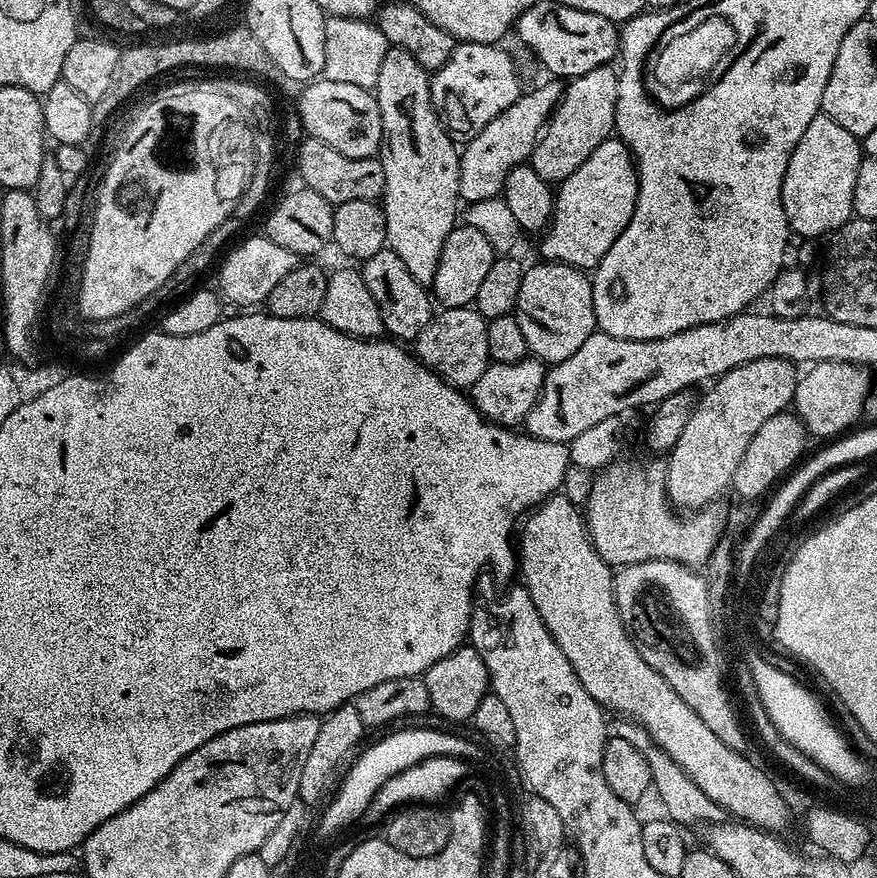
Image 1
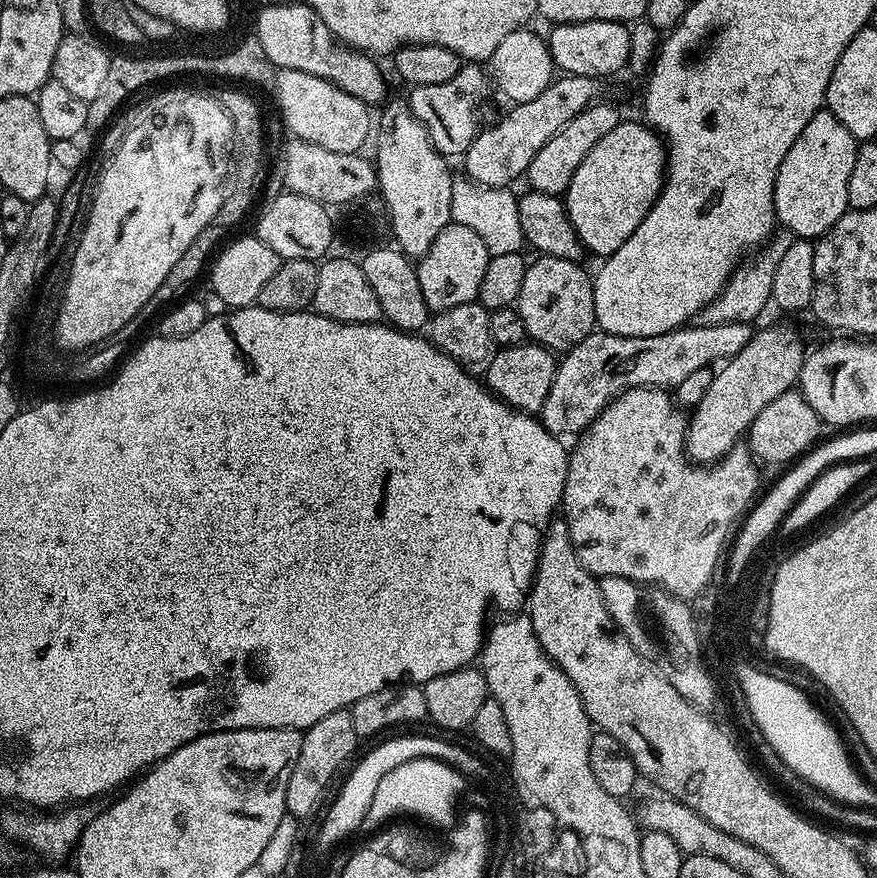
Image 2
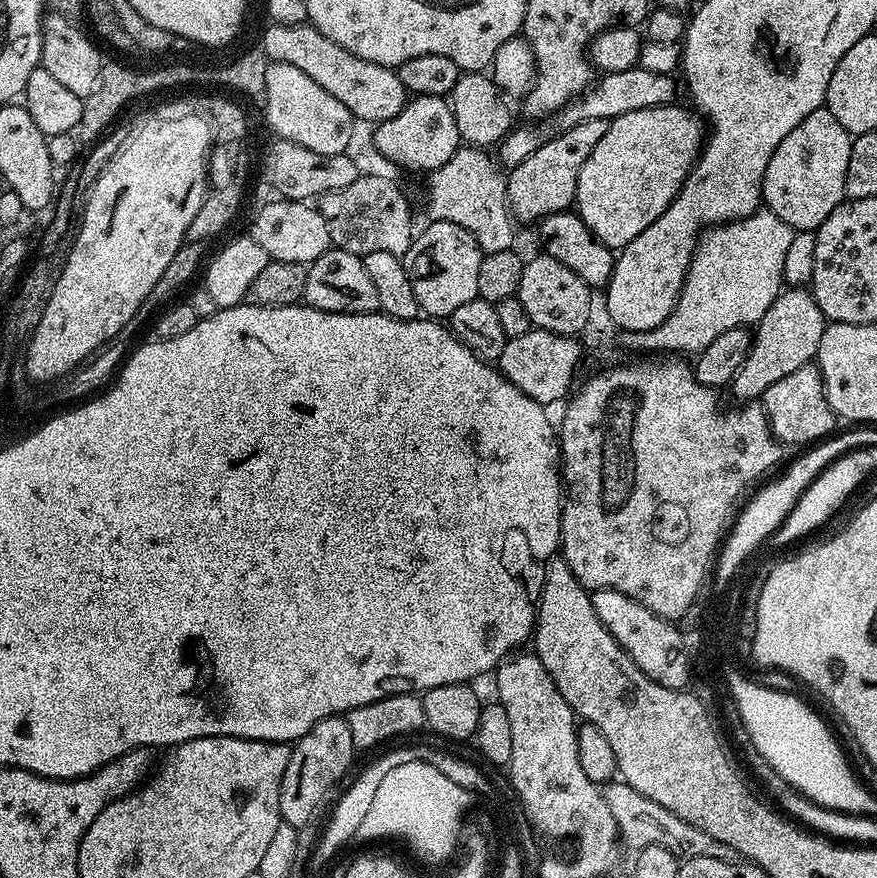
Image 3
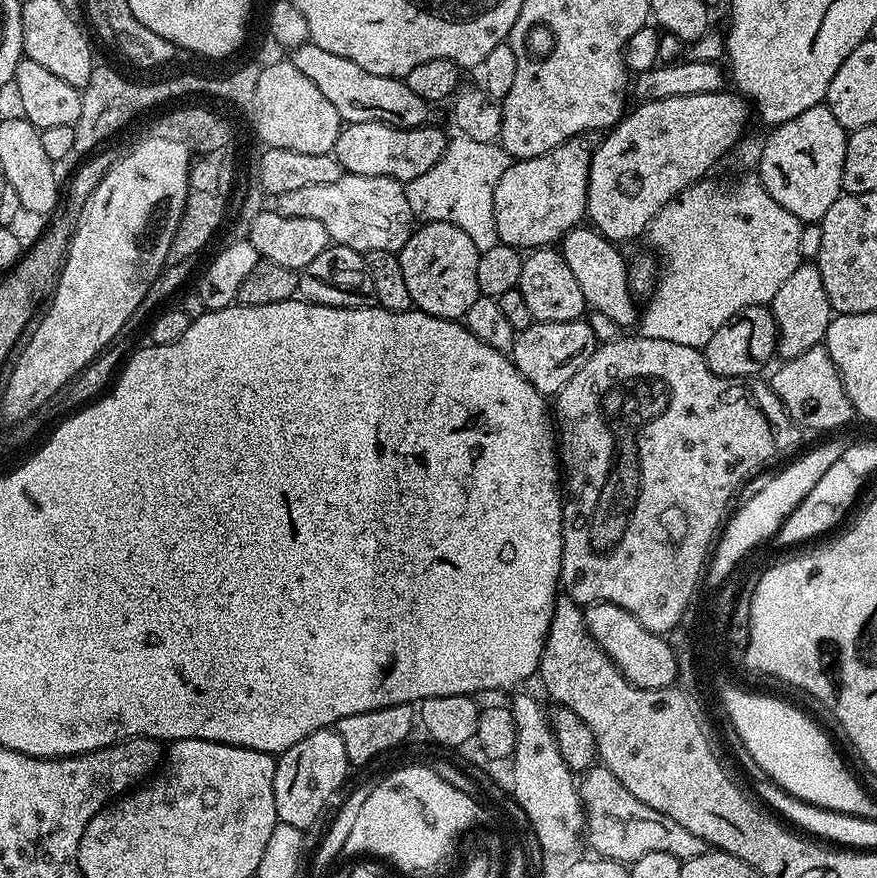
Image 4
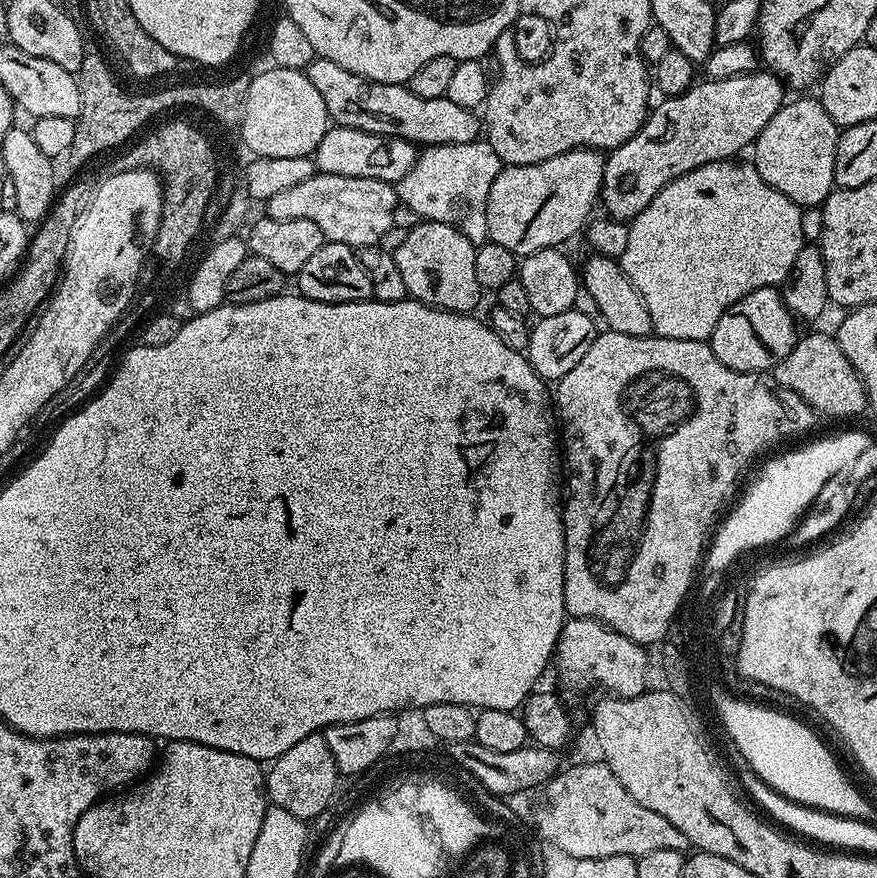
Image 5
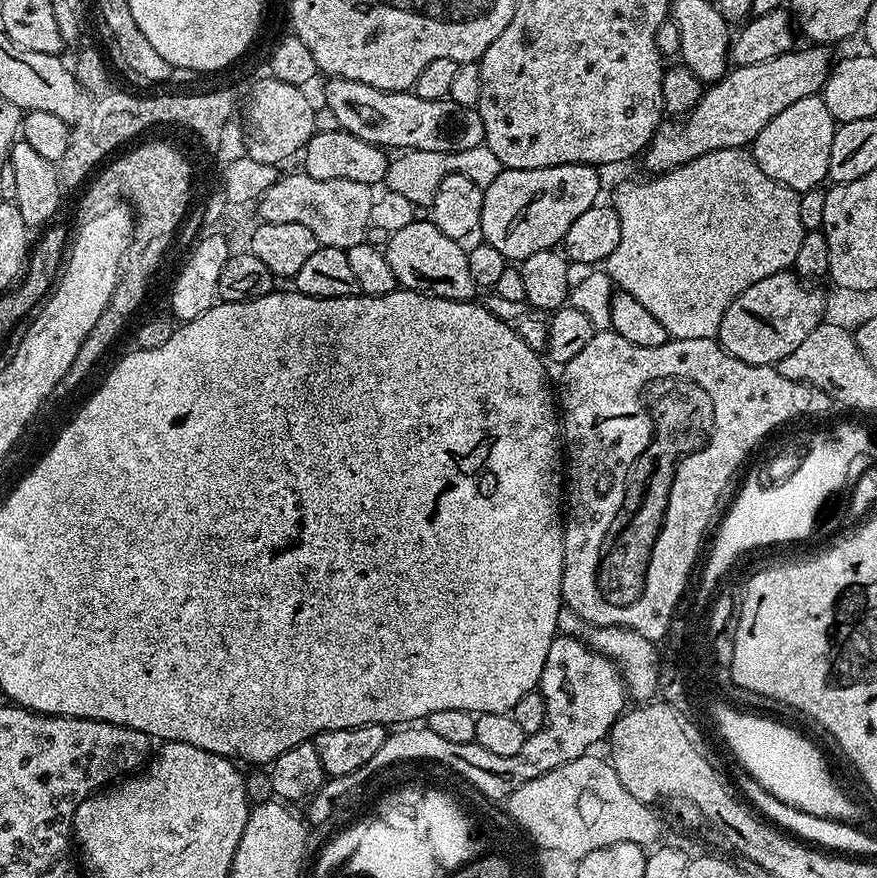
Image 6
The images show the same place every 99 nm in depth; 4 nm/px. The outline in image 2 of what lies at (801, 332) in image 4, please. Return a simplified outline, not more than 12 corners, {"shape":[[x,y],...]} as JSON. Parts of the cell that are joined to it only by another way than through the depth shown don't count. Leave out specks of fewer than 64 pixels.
{"shape":[[788,324],[753,331],[686,424],[686,455],[711,466],[778,394],[806,347]]}

